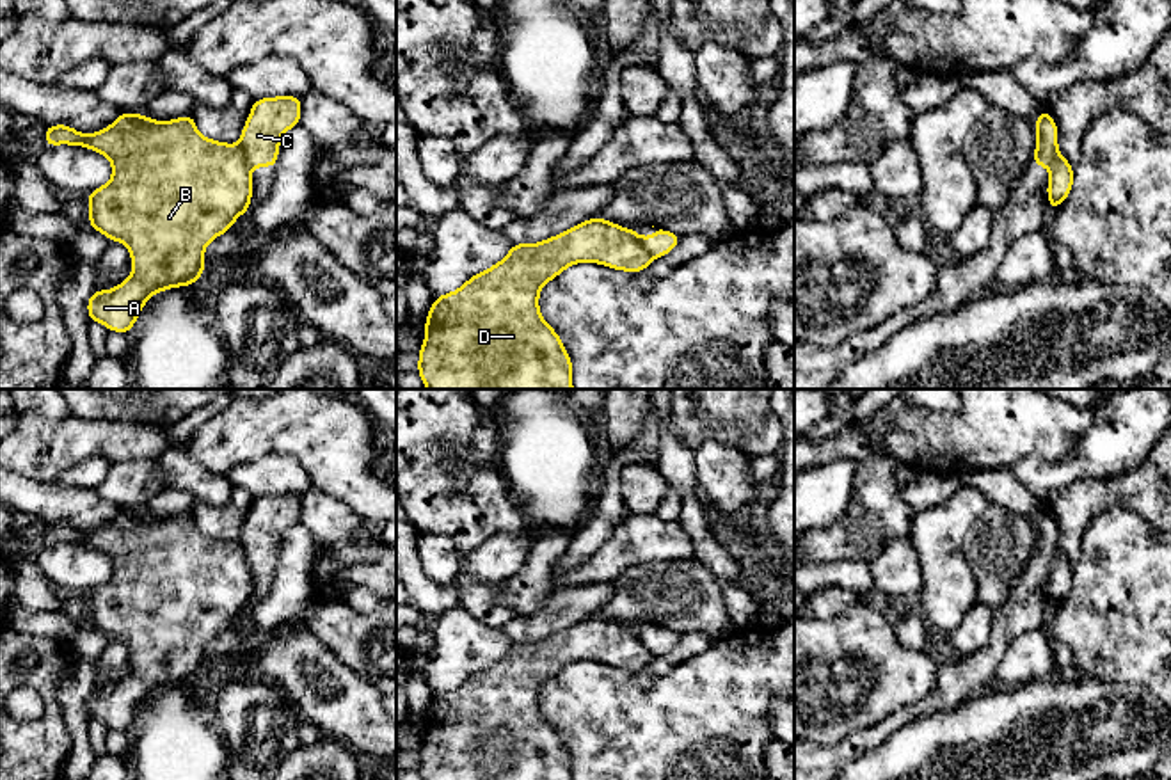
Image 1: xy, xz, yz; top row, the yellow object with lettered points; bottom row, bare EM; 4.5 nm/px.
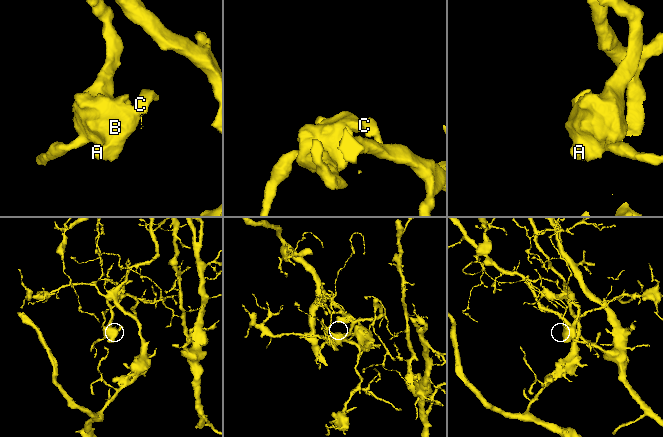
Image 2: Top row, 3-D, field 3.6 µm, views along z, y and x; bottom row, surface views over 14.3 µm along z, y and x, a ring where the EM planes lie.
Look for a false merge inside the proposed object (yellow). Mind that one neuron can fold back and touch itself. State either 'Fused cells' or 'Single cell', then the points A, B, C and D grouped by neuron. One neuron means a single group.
Fused cells. Groups: A B D / C

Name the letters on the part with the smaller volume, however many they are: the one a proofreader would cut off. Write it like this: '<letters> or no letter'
C

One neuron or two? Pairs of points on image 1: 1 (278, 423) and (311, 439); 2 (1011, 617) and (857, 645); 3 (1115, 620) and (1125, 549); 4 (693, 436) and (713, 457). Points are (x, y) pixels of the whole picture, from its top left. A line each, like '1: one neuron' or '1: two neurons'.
1: one neuron
2: two neurons
3: one neuron
4: two neurons

